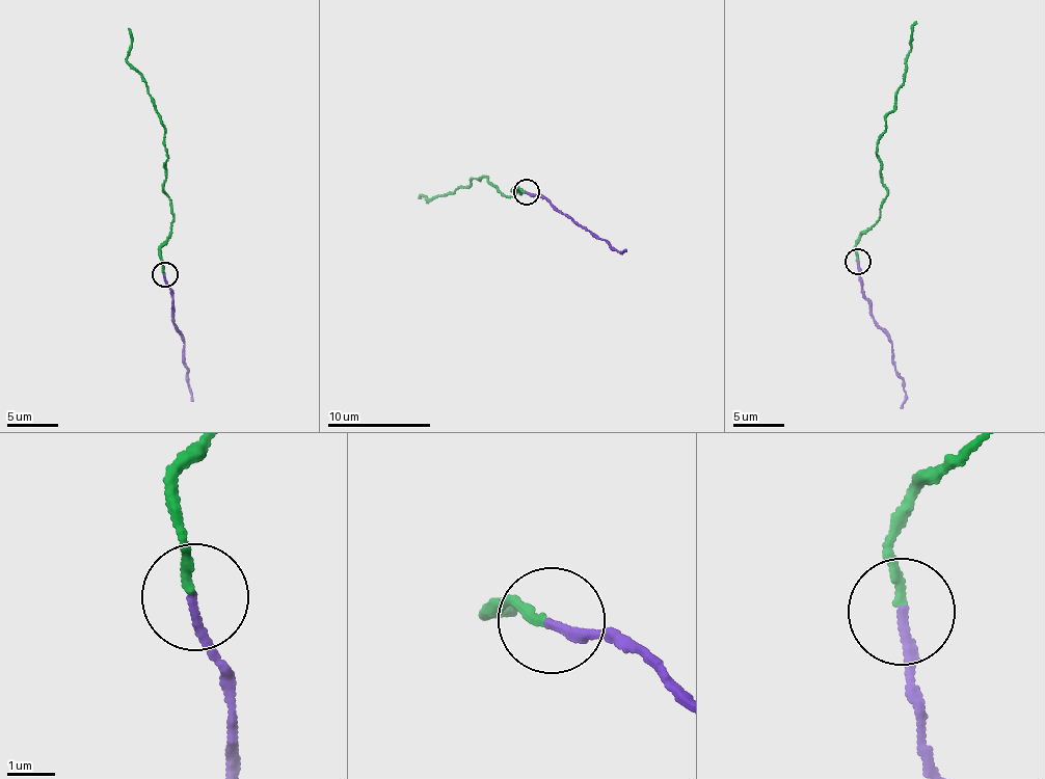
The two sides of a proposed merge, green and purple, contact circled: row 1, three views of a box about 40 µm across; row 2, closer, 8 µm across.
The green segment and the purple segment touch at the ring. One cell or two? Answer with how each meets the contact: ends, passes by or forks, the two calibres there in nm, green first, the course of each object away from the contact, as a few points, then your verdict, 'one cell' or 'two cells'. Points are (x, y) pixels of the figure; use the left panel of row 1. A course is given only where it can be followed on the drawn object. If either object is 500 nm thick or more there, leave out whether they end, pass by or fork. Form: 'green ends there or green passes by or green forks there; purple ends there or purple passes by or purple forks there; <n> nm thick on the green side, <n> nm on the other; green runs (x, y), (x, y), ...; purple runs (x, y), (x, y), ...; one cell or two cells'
green ends there; purple ends there; 160 nm thick on the green side, 170 nm on the other; green runs (164, 272), (161, 250), (173, 219), (164, 189), (165, 126), (145, 79), (126, 60), (131, 28); purple runs (164, 275), (172, 298), (173, 327), (183, 340), (182, 361), (192, 401); two cells

